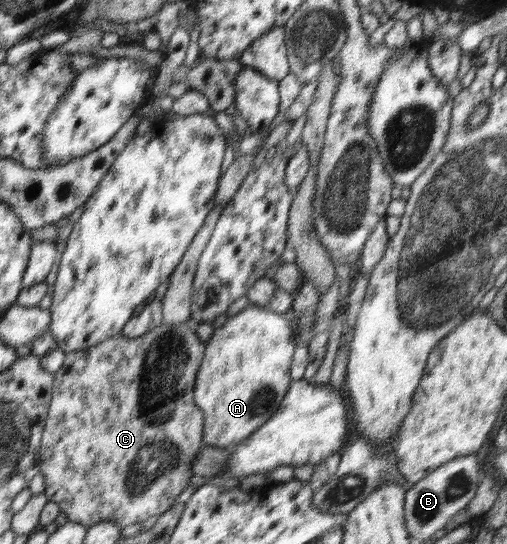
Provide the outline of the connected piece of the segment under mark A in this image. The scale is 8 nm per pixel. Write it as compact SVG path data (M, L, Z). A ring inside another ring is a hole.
M251 304L229 317L225 324L213 332L206 342L206 352L193 388L195 406L203 412L204 417L201 440L203 446L235 446L258 430L276 412L293 381L290 378L290 364L294 348L290 319L285 314L276 313L265 306Z

